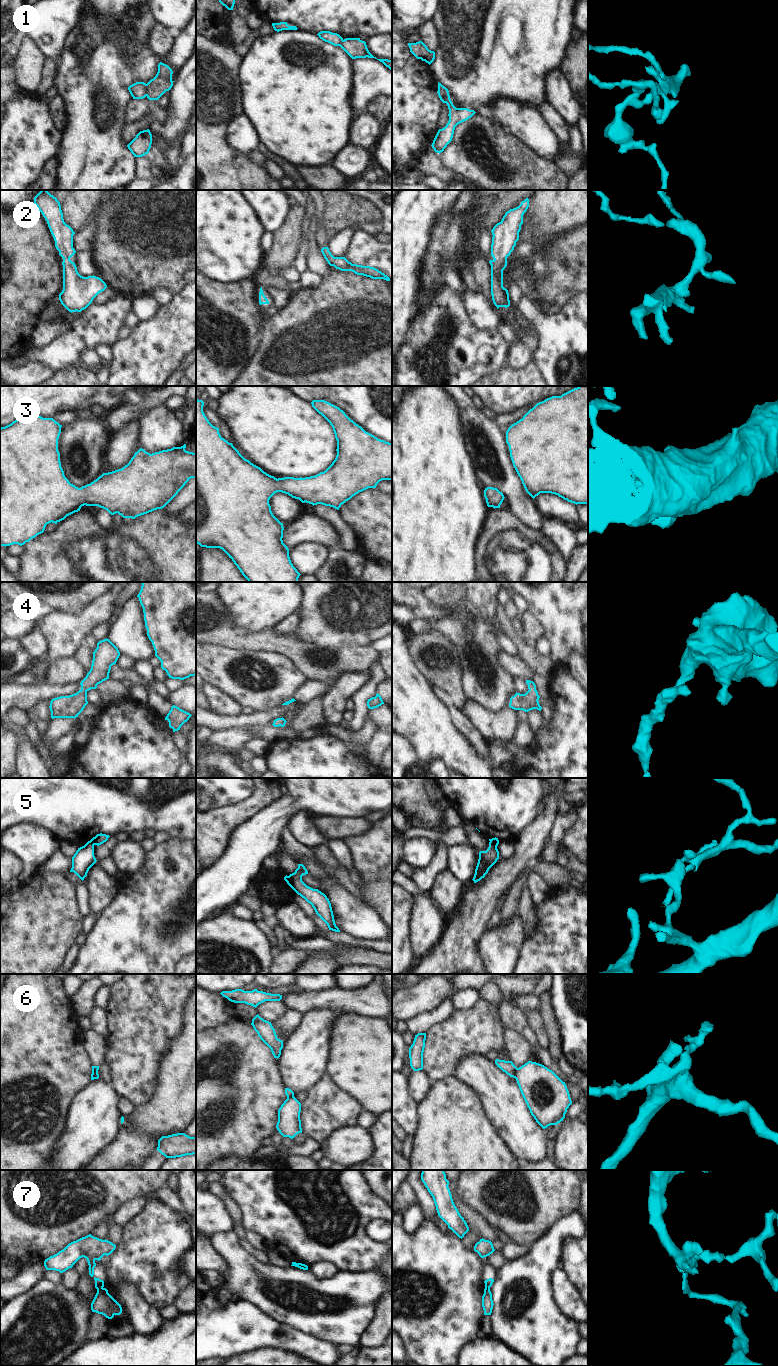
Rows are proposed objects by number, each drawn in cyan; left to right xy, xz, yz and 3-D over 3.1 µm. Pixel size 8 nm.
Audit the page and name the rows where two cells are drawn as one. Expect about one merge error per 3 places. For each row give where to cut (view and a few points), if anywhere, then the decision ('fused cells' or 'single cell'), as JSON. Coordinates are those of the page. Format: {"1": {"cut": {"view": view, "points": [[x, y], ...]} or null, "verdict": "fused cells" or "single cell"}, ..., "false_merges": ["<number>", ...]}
{"1": {"cut": {"view": "xy", "points": [[147, 84], [146, 95]]}, "verdict": "fused cells"}, "2": {"cut": null, "verdict": "single cell"}, "3": {"cut": null, "verdict": "single cell"}, "4": {"cut": null, "verdict": "single cell"}, "5": {"cut": {"view": "xy", "points": [[90, 840], [94, 844]]}, "verdict": "fused cells"}, "6": {"cut": {"view": "yz", "points": [[517, 1068], [514, 1077]]}, "verdict": "fused cells"}, "7": {"cut": {"view": "xy", "points": [[102, 1287], [97, 1290]]}, "verdict": "fused cells"}, "false_merges": ["1", "5", "6", "7"]}

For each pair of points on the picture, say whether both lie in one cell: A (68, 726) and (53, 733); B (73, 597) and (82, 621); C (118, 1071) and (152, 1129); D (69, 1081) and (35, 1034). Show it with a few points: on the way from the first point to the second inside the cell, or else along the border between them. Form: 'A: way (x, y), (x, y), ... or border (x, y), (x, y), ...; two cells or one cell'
A: way (64, 726), (60, 726), (57, 729); one cell
B: border (98, 599), (79, 613), (56, 610); two cells
C: border (154, 1088), (151, 1097), (143, 1104), (135, 1107); two cells
D: way (57, 1069), (35, 1046); one cell

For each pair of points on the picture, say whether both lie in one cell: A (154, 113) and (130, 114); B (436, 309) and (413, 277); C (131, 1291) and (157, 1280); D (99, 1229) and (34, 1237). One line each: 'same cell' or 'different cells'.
A: same cell
B: different cells
C: different cells
D: different cells

